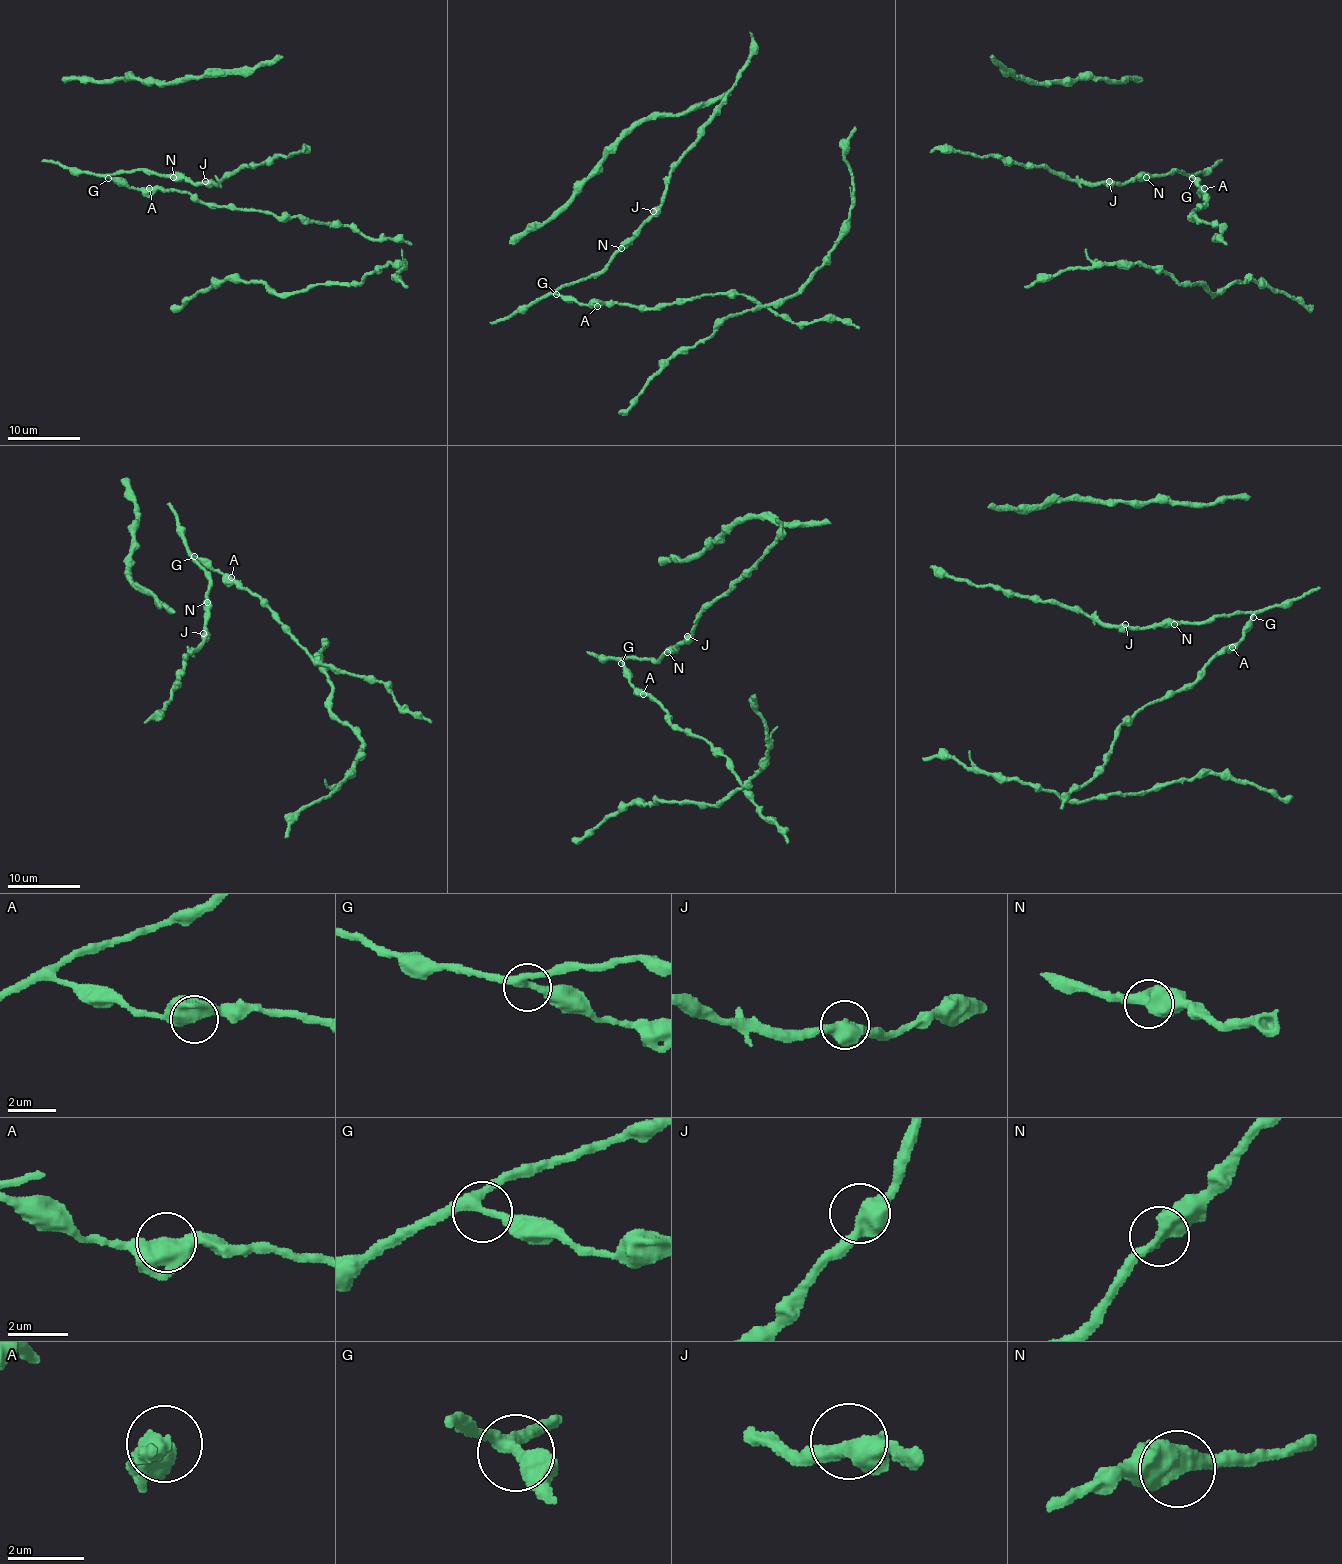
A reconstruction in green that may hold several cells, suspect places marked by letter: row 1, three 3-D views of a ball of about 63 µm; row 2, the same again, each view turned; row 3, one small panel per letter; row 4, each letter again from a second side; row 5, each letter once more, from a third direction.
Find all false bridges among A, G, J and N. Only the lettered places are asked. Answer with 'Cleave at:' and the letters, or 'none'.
Cleave at: none

